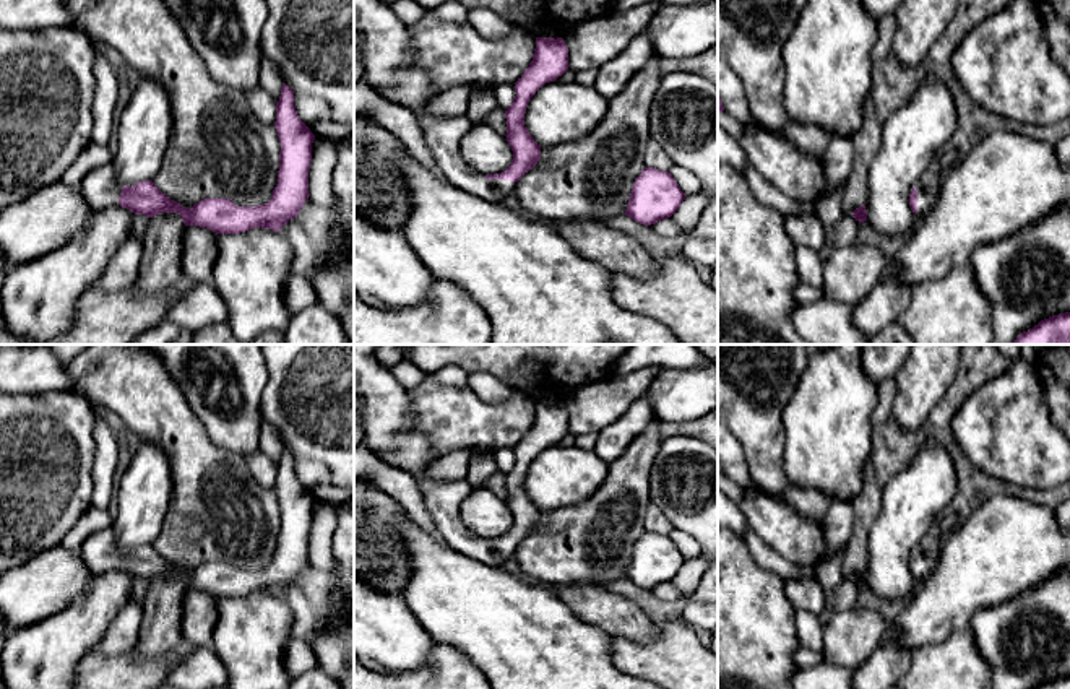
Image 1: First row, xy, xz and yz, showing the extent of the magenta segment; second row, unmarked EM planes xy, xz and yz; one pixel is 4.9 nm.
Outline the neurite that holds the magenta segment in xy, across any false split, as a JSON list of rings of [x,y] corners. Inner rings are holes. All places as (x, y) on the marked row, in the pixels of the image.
[[[283,83],[274,122],[281,145],[278,184],[265,205],[235,206],[229,198],[205,198],[185,208],[162,193],[153,180],[122,185],[110,164],[91,171],[78,190],[94,210],[120,205],[148,218],[179,213],[185,226],[206,228],[216,234],[240,234],[255,228],[279,232],[310,197],[308,169],[315,135],[297,115],[294,98],[294,91]]]

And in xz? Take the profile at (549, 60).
[[[354,0],[354,49],[360,52],[364,62],[364,78],[382,98],[412,110],[425,141],[435,158],[442,177],[459,190],[469,192],[479,198],[500,203],[515,192],[516,182],[533,169],[541,159],[541,145],[534,141],[524,127],[528,102],[549,81],[555,81],[568,70],[568,47],[562,37],[536,37],[533,60],[524,73],[515,83],[516,96],[505,110],[507,141],[513,151],[511,164],[500,174],[479,174],[466,164],[461,156],[461,140],[469,132],[466,114],[461,115],[432,115],[427,110],[429,102],[437,96],[430,91],[430,78],[414,65],[414,55],[409,47],[409,26],[383,0]]]

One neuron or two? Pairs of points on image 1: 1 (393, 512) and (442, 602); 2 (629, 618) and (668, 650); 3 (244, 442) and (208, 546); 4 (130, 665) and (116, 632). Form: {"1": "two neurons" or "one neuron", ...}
{"1": "two neurons", "2": "two neurons", "3": "two neurons", "4": "two neurons"}

